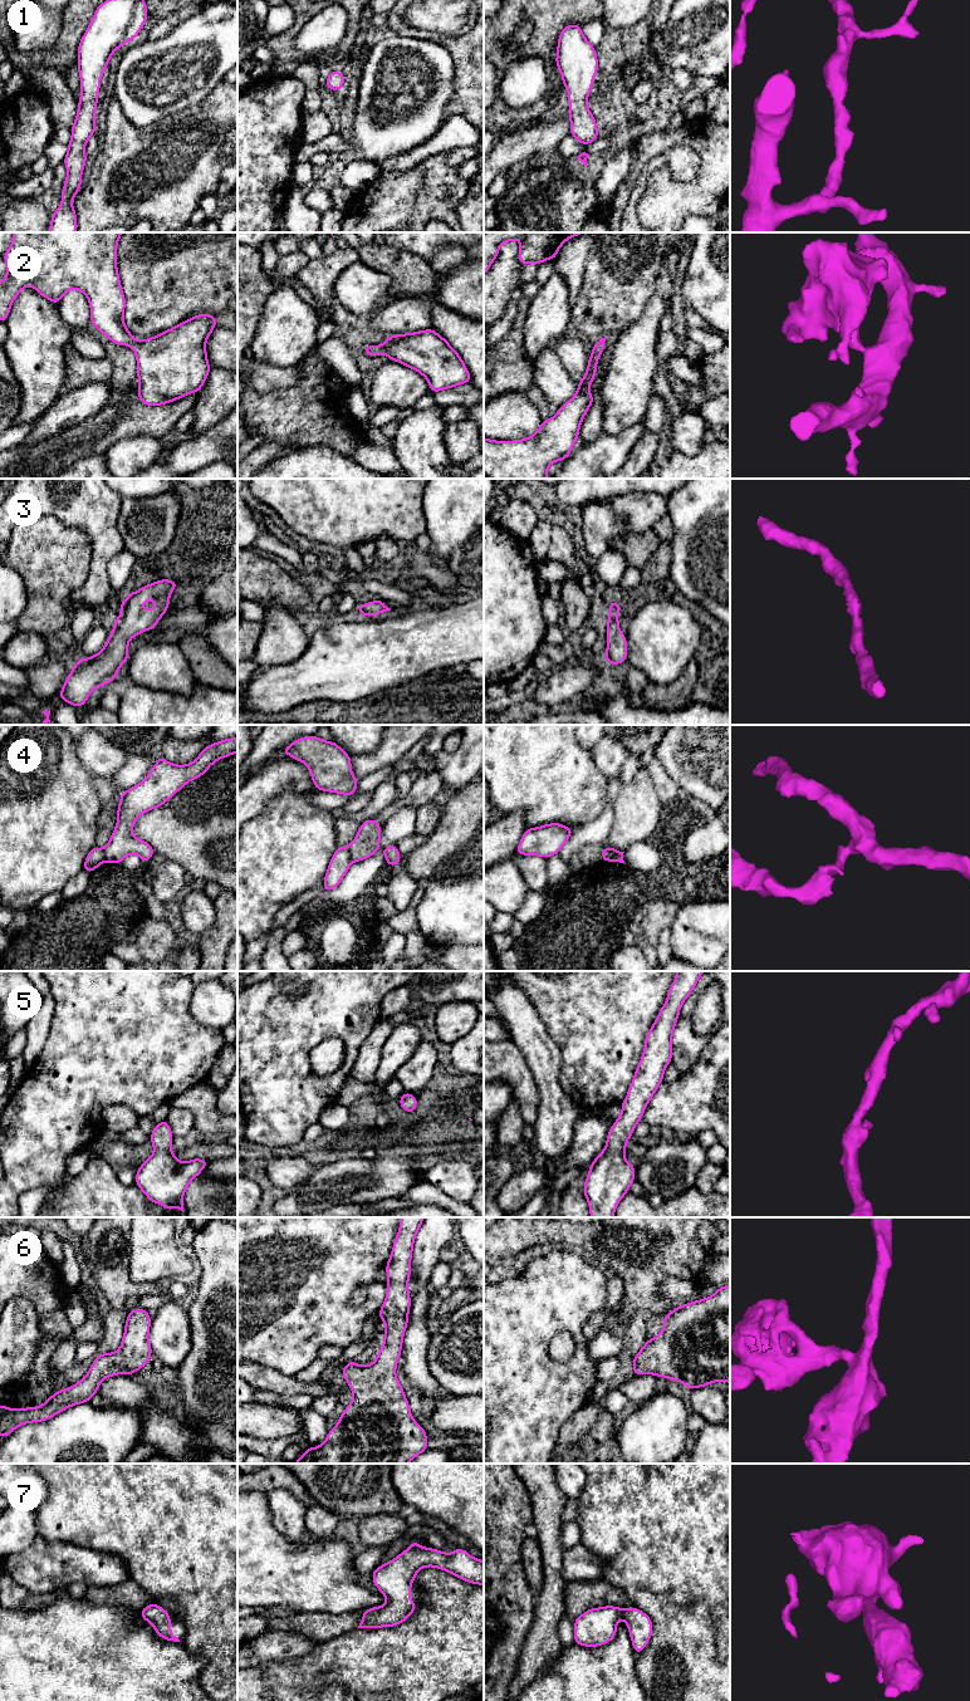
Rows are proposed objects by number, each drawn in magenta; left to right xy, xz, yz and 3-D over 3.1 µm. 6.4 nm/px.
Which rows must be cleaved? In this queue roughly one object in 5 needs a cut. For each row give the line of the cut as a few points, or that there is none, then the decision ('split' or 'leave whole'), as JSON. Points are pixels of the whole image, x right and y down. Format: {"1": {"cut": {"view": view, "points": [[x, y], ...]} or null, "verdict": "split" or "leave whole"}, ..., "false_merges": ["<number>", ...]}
{"1": {"cut": null, "verdict": "leave whole"}, "2": {"cut": null, "verdict": "leave whole"}, "3": {"cut": null, "verdict": "leave whole"}, "4": {"cut": {"view": "xz", "points": [[348, 847], [353, 861]]}, "verdict": "split"}, "5": {"cut": null, "verdict": "leave whole"}, "6": {"cut": null, "verdict": "leave whole"}, "7": {"cut": null, "verdict": "leave whole"}, "false_merges": ["4"]}

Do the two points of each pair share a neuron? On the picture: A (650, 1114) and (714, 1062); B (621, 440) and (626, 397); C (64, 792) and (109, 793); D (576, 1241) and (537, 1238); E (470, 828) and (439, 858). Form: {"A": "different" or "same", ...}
{"A": "same", "B": "different", "C": "different", "D": "same", "E": "same"}

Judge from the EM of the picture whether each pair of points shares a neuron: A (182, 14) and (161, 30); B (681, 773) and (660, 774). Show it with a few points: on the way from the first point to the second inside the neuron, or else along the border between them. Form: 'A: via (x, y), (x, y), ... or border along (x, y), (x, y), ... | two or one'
A: via (177, 15), (166, 25) | one
B: border along (653, 756), (680, 788) | two

